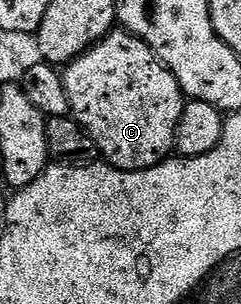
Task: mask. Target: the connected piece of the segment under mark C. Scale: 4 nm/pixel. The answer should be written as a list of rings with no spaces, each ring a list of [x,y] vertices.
[[[112,30],[108,32],[98,44],[88,48],[83,55],[78,56],[78,58],[66,65],[66,67],[62,69],[61,77],[63,79],[63,85],[65,86],[65,92],[69,98],[69,106],[71,107],[70,115],[90,134],[93,138],[93,142],[99,148],[100,157],[102,157],[106,163],[110,164],[111,167],[119,168],[123,172],[136,172],[142,168],[157,166],[162,160],[166,160],[172,155],[175,146],[177,122],[181,116],[185,97],[182,90],[179,89],[177,78],[173,78],[173,74],[170,70],[156,58],[153,54],[153,50],[144,40],[139,39],[137,36],[132,36],[131,33],[126,30]]]

